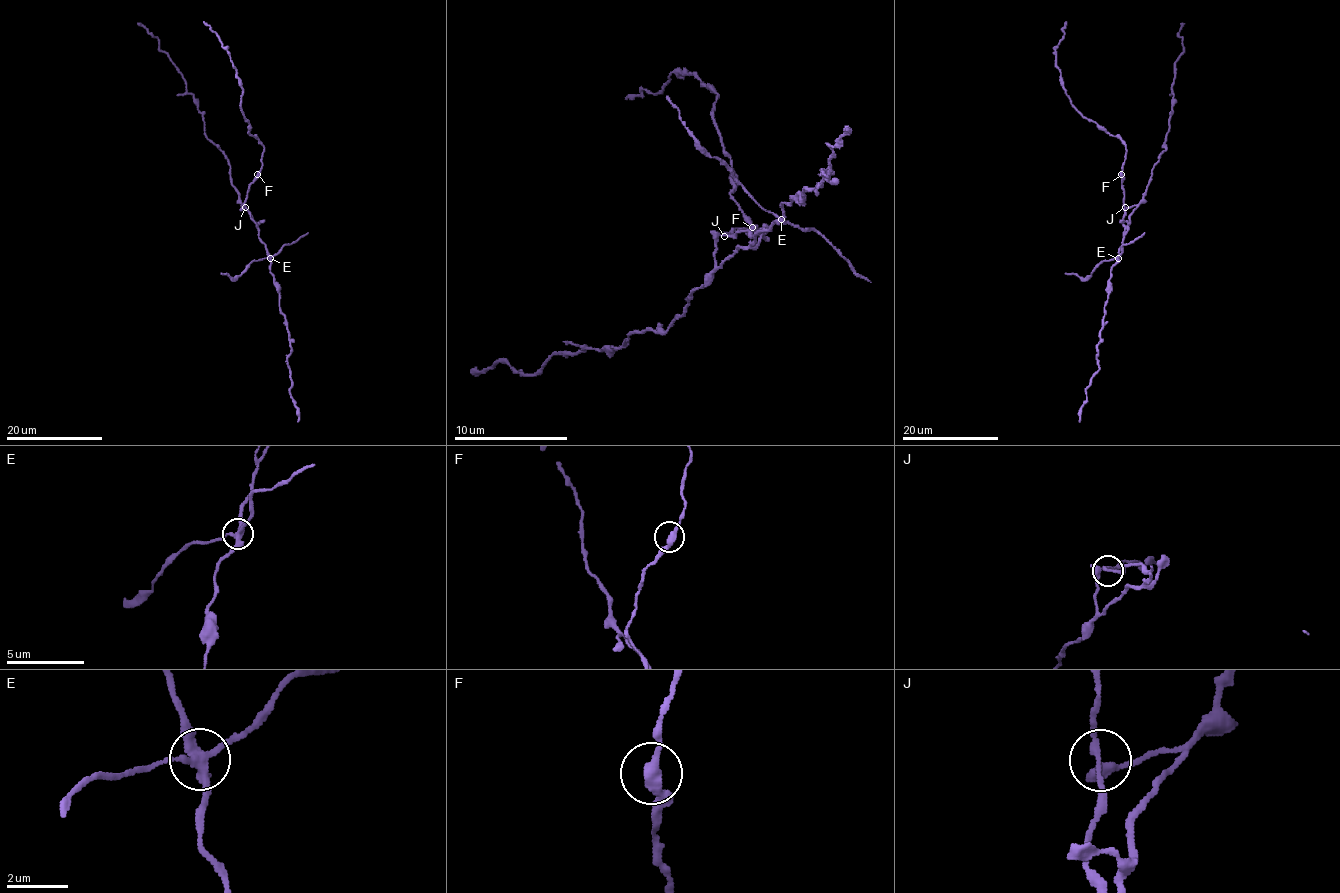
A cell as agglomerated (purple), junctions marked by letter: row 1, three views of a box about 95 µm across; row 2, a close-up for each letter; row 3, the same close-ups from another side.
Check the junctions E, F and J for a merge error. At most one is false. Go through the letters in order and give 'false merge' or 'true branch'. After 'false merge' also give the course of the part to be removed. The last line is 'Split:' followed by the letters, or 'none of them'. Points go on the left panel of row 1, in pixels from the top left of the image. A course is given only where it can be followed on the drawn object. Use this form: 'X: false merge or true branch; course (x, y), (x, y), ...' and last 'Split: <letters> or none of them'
E: false merge; course (269, 257), (254, 260), (234, 278), (221, 273)
F: true branch
J: true branch
Split: E

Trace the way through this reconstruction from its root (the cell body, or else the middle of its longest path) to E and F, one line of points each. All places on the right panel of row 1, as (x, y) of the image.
E: (1126, 207), (1122, 220), (1123, 241), (1117, 257)
F: (1126, 207), (1121, 174)

